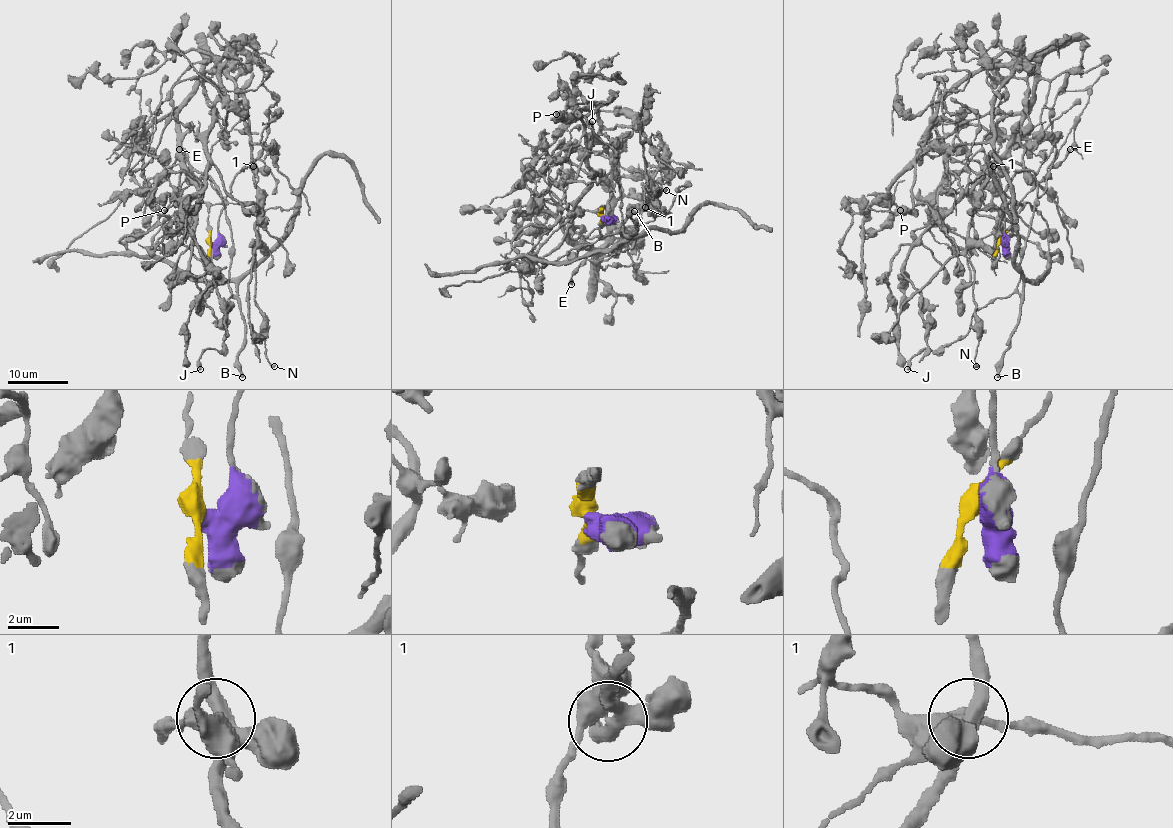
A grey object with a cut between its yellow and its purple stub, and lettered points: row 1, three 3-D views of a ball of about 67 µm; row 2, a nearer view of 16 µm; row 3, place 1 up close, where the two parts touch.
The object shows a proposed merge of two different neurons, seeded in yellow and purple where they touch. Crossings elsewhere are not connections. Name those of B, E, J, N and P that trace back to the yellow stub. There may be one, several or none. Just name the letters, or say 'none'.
B, E, J

